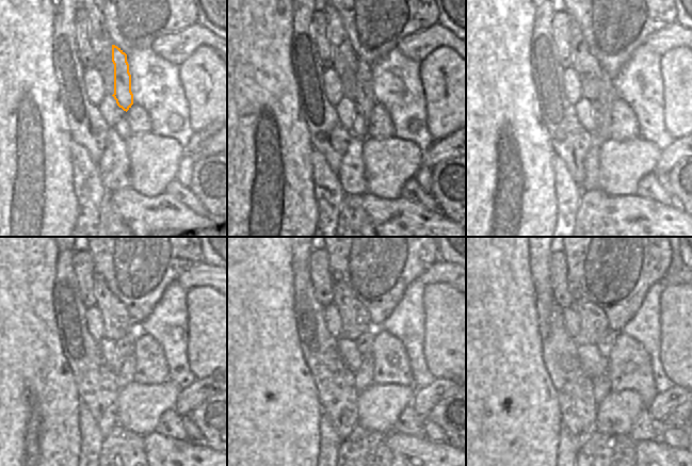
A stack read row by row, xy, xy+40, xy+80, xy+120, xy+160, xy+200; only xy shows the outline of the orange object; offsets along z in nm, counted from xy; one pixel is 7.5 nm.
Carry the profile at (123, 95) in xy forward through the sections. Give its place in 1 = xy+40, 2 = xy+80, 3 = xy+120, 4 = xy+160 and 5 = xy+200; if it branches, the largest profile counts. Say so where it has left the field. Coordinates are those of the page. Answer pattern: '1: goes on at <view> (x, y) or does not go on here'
1: goes on at xy+40 (365, 99)
2: goes on at xy+80 (607, 96)
3: goes on at xy+120 (125, 375)
4: goes on at xy+160 (364, 375)
5: goes on at xy+200 (601, 384)

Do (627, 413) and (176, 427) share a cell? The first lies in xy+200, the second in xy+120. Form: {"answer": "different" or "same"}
{"answer": "different"}

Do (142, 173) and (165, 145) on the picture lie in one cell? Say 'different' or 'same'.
same

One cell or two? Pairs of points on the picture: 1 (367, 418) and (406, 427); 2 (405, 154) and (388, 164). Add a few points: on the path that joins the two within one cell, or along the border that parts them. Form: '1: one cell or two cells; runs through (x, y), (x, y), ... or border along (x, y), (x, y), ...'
1: two cells; border along (409, 405), (400, 414), (392, 431)
2: one cell; runs through (401, 158), (392, 161)

